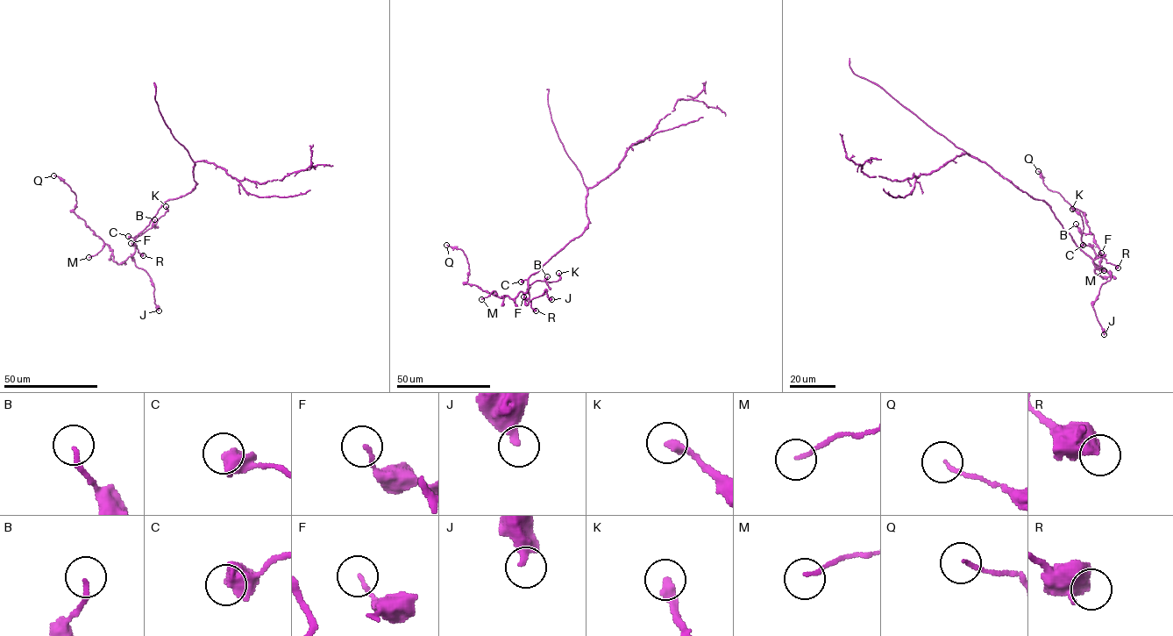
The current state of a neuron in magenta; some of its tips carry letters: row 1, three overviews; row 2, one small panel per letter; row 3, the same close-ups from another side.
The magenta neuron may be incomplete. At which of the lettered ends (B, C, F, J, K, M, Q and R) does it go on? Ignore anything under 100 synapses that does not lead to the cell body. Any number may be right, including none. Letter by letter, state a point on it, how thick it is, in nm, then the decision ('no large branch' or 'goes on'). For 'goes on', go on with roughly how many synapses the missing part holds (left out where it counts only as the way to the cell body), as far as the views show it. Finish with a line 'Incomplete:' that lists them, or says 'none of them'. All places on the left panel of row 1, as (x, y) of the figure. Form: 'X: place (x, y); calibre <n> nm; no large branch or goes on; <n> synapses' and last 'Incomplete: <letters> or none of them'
B: place (154, 219); calibre 160 nm; no large branch
C: place (128, 236); calibre 650 nm; no large branch
F: place (131, 243); calibre 120 nm; no large branch
J: place (159, 310); calibre 400 nm; no large branch
K: place (166, 206); calibre 320 nm; no large branch
M: place (88, 257); calibre 110 nm; no large branch
Q: place (53, 175); calibre 130 nm; no large branch
R: place (143, 255); calibre 420 nm; no large branch
Incomplete: none of them

